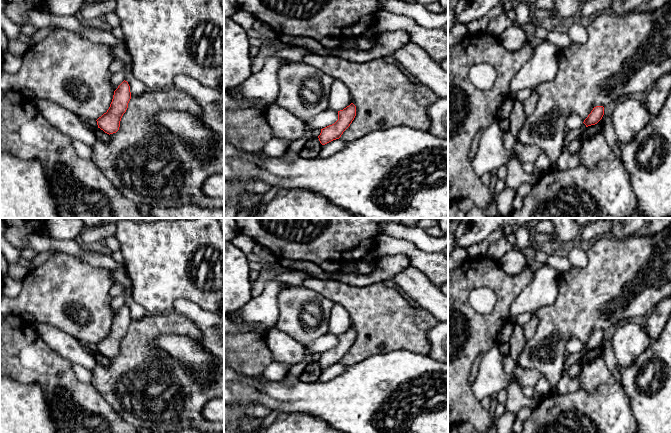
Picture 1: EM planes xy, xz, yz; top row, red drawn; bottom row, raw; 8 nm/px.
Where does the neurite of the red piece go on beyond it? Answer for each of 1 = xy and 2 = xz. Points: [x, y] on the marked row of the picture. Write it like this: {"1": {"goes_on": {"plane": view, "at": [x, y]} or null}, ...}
{"1": {"goes_on": null}, "2": {"goes_on": null}}

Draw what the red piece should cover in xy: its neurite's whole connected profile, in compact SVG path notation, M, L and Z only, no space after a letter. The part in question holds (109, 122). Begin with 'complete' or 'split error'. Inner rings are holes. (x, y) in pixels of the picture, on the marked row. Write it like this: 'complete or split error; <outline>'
complete; M124 80L114 91L113 99L107 112L96 120L98 128L109 135L116 133L119 130L121 118L128 108L130 99L130 86Z

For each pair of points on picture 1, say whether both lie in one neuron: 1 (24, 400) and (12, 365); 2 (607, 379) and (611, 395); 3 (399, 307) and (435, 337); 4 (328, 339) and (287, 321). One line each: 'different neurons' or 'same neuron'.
1: different neurons
2: different neurons
3: different neurons
4: different neurons

